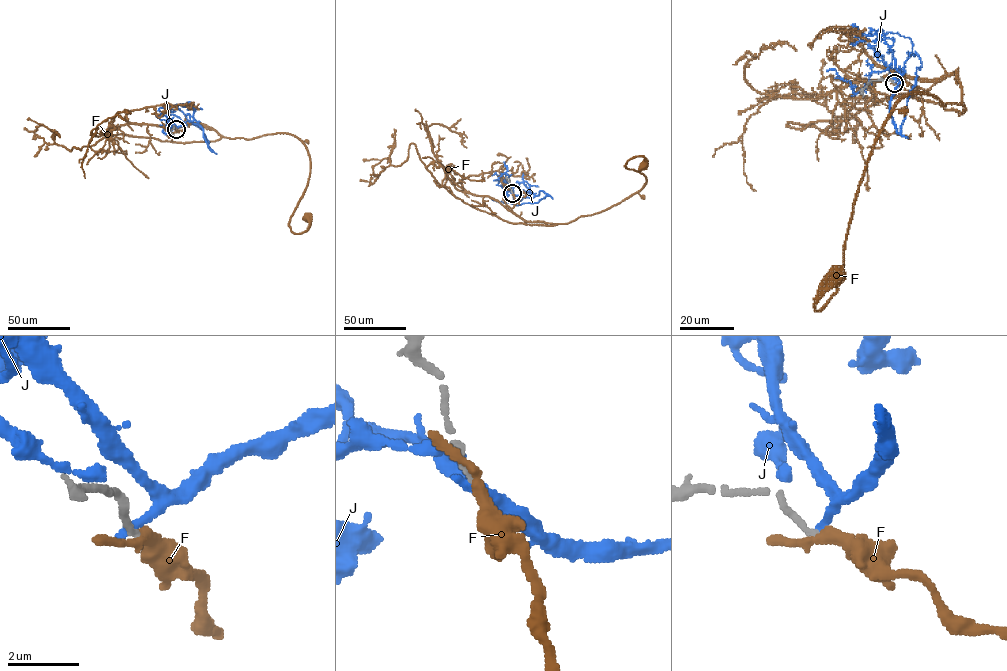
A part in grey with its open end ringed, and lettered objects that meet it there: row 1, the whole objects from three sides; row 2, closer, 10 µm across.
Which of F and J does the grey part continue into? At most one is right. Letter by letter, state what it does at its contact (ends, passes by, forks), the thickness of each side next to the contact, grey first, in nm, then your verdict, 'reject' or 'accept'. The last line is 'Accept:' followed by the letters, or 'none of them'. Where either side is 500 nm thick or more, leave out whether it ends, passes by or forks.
F: it passes by; 190 nm thick on the grey side, 280 nm on the other; reject
J: it ends there; 190 nm thick on the grey side, 280 nm on the other; reject
Accept: none of them

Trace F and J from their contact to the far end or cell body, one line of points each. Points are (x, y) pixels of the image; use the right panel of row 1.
F: (894, 83), (928, 90), (956, 71), (961, 102), (914, 91), (892, 109), (837, 291), (816, 310), (835, 275)
J: (895, 83), (903, 71), (890, 102), (898, 132), (916, 69), (921, 65), (915, 52), (907, 54)

